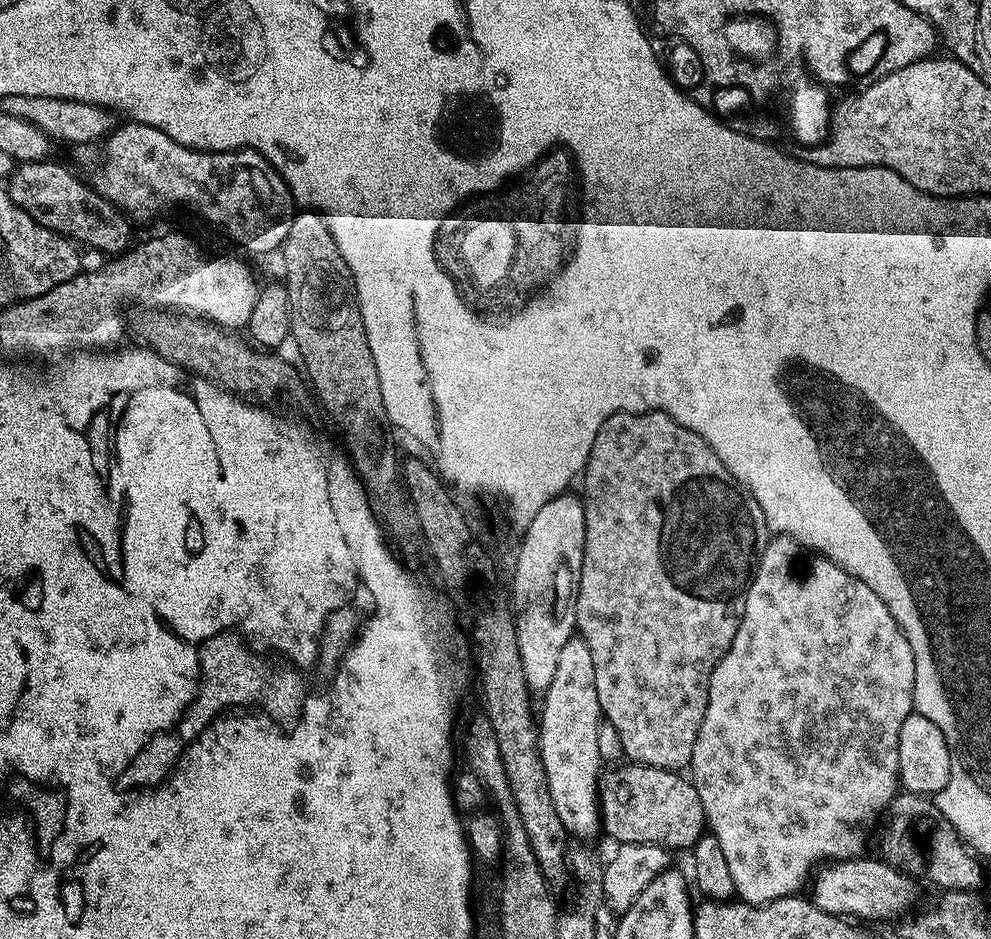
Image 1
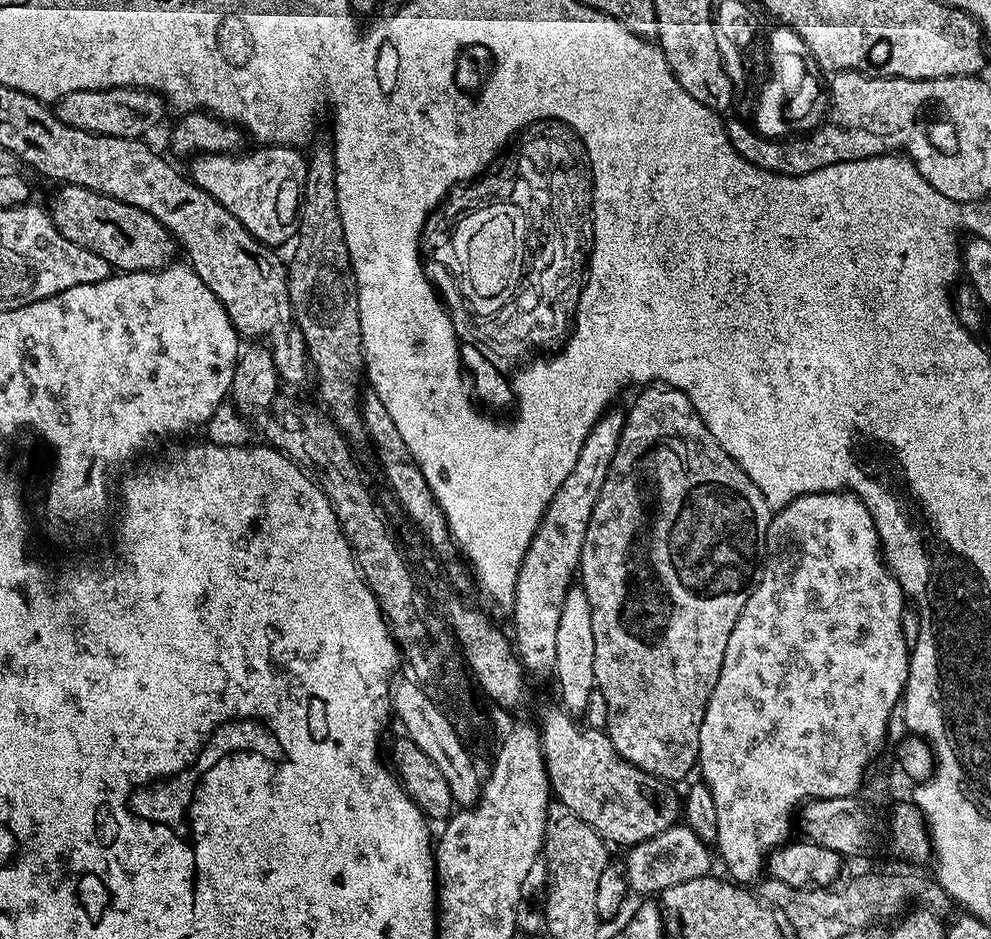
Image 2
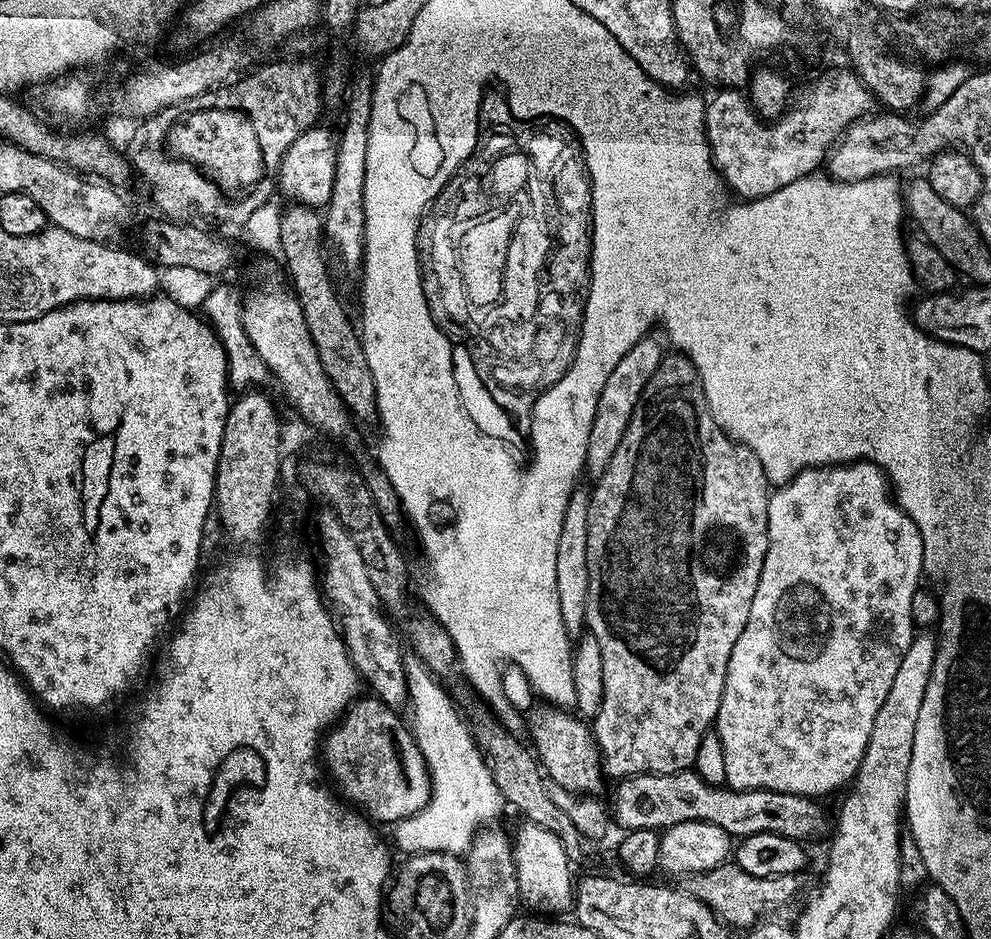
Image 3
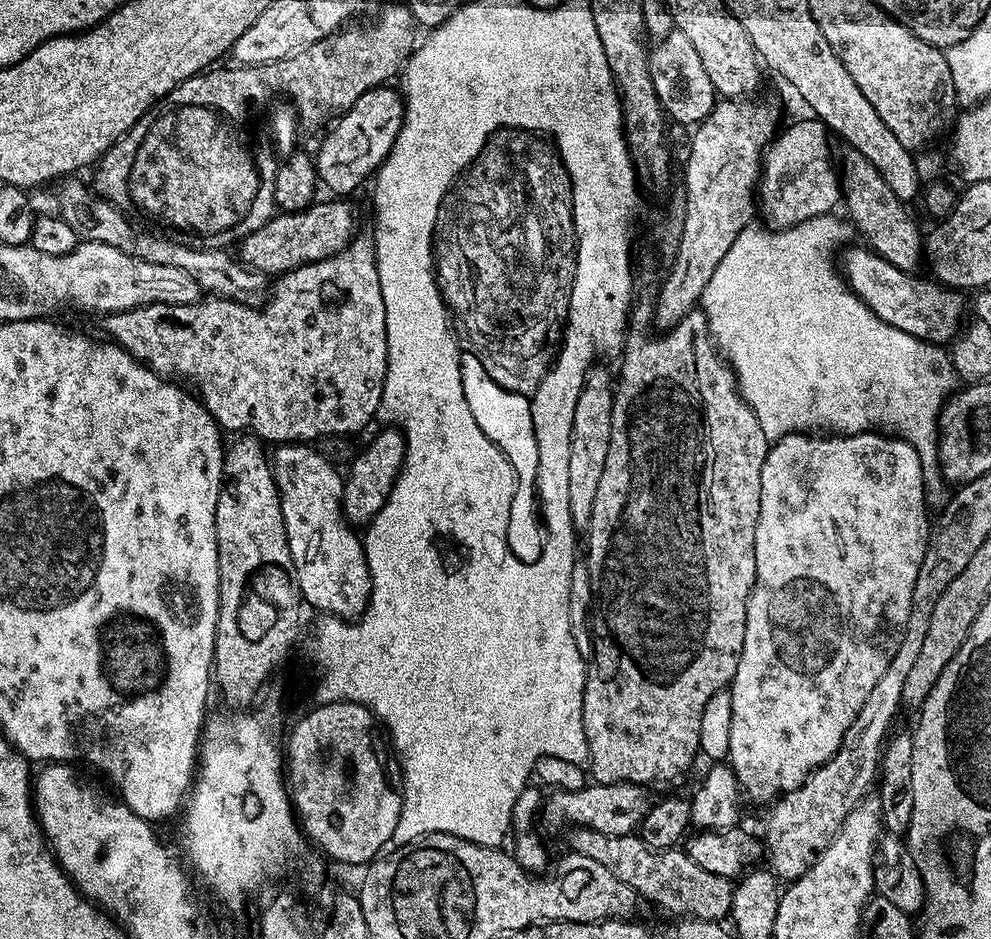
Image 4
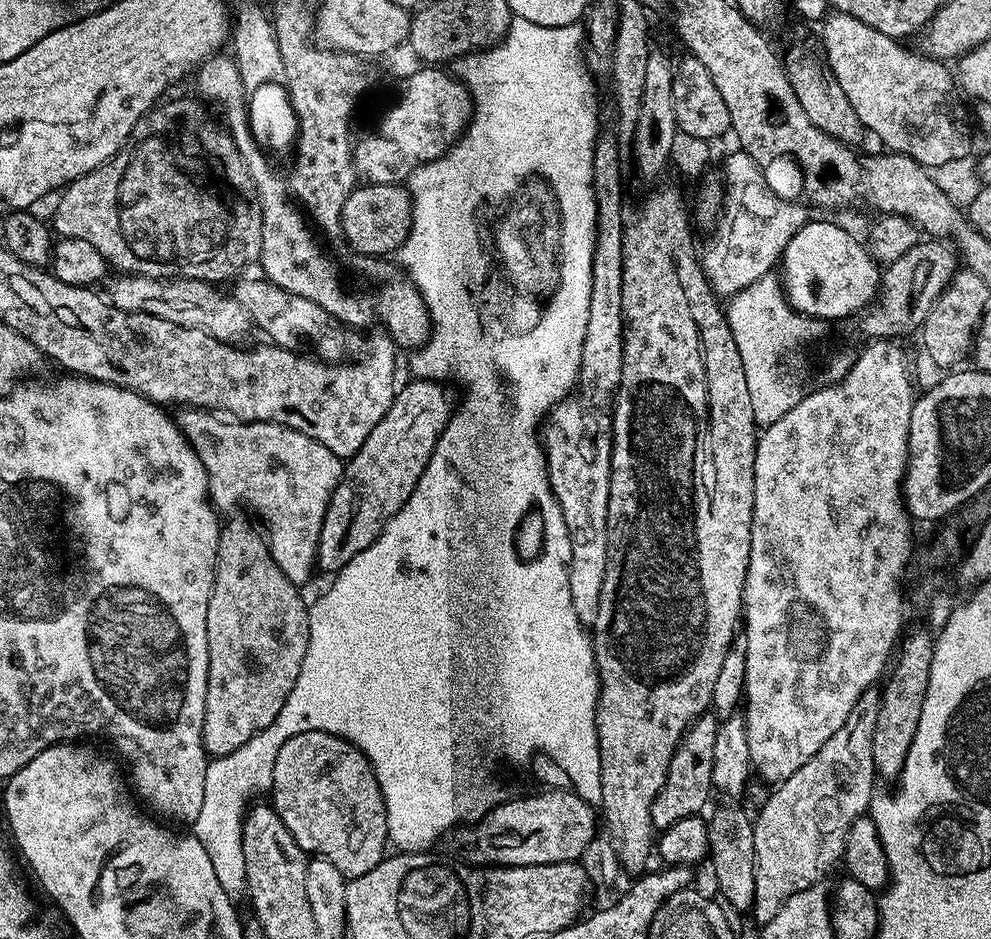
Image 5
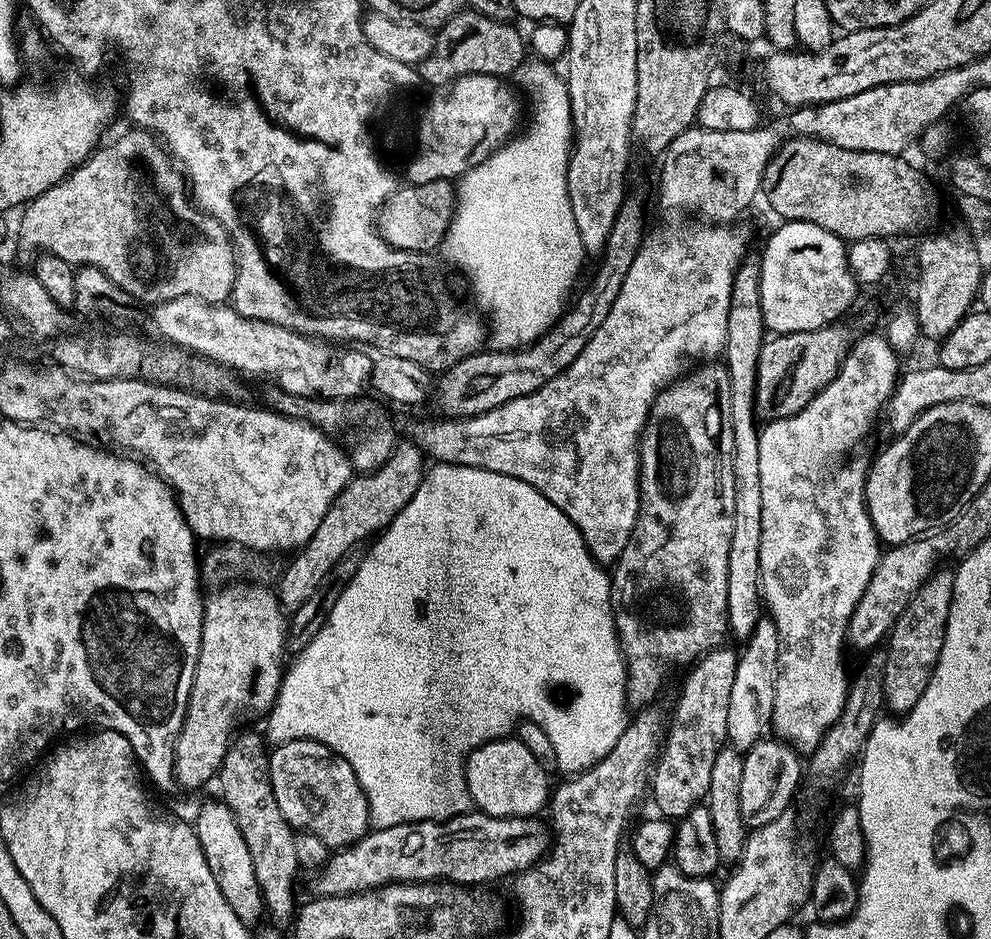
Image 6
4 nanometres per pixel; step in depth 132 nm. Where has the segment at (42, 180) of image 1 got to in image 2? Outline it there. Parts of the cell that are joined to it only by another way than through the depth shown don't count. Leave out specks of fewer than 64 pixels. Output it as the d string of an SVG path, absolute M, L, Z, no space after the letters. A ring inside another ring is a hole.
M66 184L55 190L57 192L53 194L52 201L46 204L46 211L58 234L74 242L74 246L82 246L90 250L90 254L106 258L108 265L117 273L155 272L157 268L166 268L177 259L176 241L166 226L154 218L154 214L146 214L146 210L138 210L138 206L118 202L118 198L110 198L82 186Z

